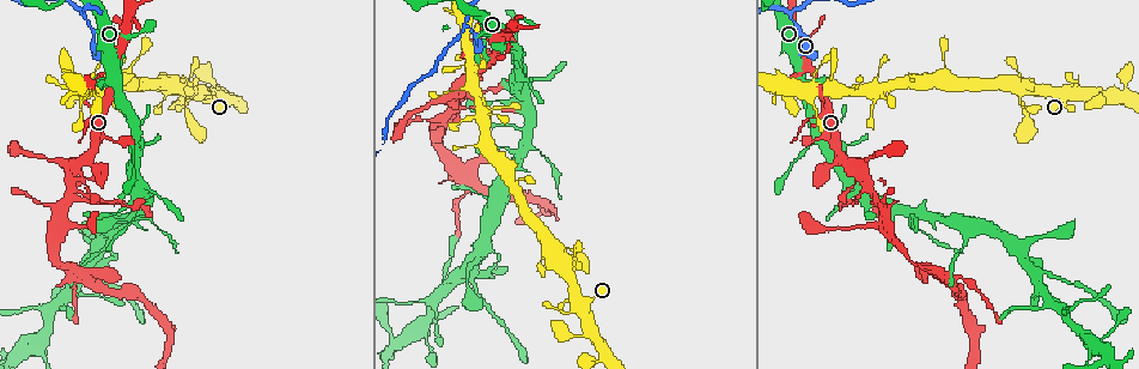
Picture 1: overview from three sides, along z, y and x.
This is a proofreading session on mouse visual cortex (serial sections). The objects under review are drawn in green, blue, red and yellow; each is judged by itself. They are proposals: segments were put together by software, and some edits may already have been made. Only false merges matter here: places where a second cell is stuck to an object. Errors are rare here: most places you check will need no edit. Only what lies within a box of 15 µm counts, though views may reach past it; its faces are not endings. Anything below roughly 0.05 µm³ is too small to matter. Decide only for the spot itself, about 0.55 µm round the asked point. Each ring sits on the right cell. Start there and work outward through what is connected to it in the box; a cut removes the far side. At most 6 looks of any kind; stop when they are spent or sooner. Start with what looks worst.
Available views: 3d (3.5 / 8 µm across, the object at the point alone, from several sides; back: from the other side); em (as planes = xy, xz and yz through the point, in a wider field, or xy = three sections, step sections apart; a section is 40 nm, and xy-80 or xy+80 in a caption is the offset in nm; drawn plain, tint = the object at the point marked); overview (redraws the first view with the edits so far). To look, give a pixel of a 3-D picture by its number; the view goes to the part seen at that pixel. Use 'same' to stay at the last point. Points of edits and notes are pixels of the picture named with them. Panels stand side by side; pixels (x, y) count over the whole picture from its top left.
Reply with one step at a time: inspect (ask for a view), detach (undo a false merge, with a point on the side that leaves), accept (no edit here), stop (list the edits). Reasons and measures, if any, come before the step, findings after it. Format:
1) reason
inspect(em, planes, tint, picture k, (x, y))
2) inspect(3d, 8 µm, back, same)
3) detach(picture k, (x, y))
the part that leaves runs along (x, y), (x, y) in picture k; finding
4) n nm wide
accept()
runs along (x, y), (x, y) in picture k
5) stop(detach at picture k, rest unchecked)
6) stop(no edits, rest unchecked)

abrupt turn
inspect(3d, 3.5 µm, back, picture 1, (453, 106))

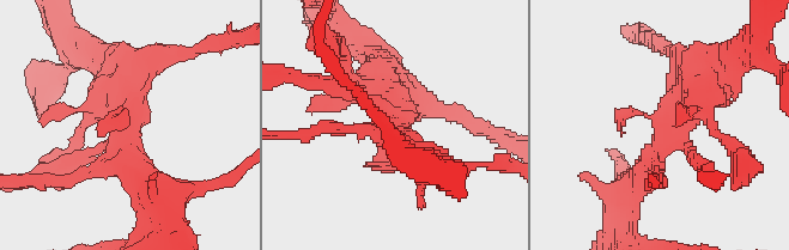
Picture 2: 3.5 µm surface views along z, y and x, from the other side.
need the tissue
inspect(em, xy, step 1, tint, picture 2, (131, 146))

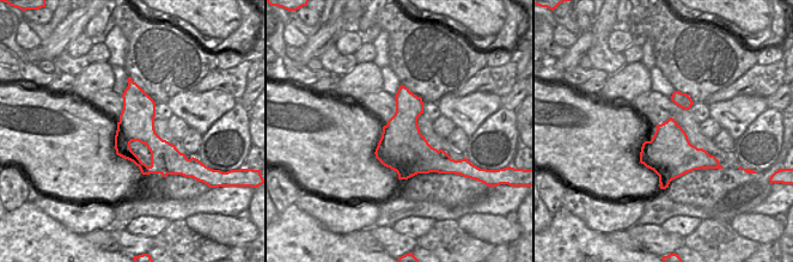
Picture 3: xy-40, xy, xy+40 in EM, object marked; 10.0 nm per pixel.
accept()
runs along (695, 74), (620, 203) in picture 2; continuous, no second cell

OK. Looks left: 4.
sharp bend
inspect(3d, 3.5 µm, picture 1, (791, 11))

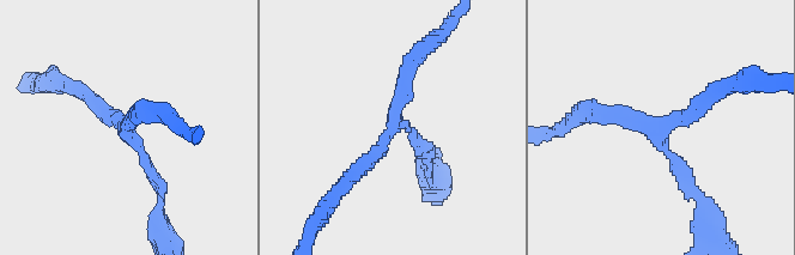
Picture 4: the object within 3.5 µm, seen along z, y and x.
inspect(em, xy, step 2, tint, picture 4, (127, 132))

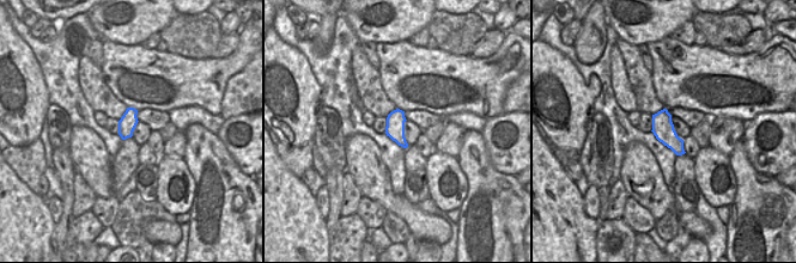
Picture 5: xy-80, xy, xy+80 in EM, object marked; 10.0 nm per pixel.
arms of 150, 200, 200 nm
accept()
runs along (159, 195), (138, 144), (83, 92) in picture 4; one cell here

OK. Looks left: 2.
two arms in line, one across
inspect(3d, 8 µm, picture 1, (853, 181))

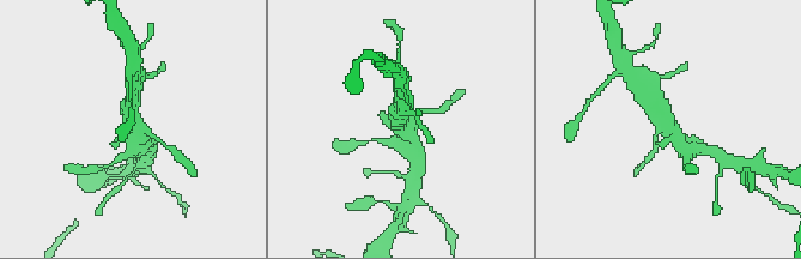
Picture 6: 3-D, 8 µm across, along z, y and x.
zoom in
inspect(3d, 3.5 µm, picture 6, (135, 124))

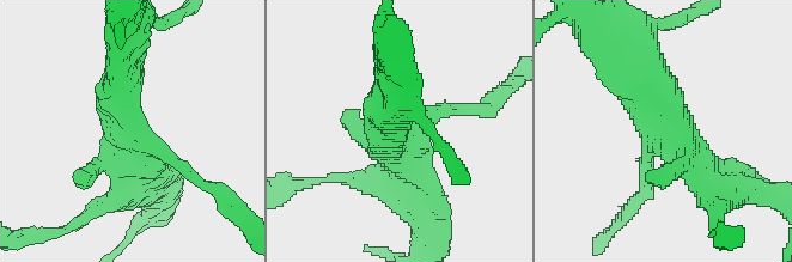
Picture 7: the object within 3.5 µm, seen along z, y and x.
accept()
runs along (634, 65), (689, 153), (729, 187) in picture 7; one cell here

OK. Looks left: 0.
stop(no edits, rest unchecked)

